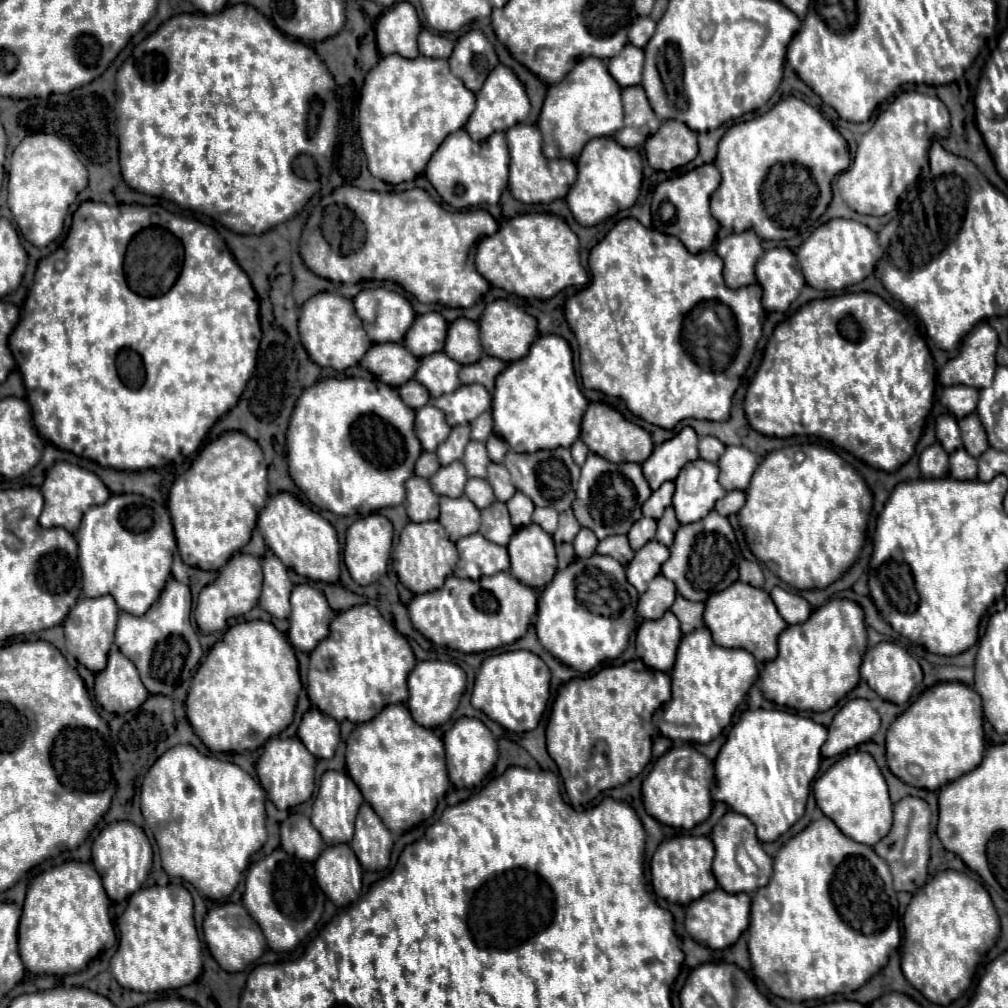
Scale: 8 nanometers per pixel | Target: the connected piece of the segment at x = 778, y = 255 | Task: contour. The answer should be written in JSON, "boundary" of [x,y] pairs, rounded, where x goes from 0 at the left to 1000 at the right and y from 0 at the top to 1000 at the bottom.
{"boundary":[[[781,245],[759,249],[751,259],[749,273],[757,285],[757,305],[761,309],[779,311],[799,283],[791,255]]]}

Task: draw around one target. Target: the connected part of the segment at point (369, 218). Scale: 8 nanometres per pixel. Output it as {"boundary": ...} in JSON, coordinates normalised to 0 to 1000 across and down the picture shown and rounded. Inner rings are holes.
{"boundary":[[[340,184],[340,186],[336,186],[336,188],[332,188],[329,192],[330,196],[327,195],[324,198],[324,204],[328,197],[334,203],[341,203],[346,206],[352,213],[356,219],[360,219],[360,223],[362,223],[362,229],[364,229],[364,239],[362,239],[362,243],[349,252],[340,252],[334,251],[334,249],[330,249],[328,247],[328,243],[326,243],[326,247],[324,248],[324,257],[320,259],[320,263],[318,263],[318,275],[322,275],[322,277],[326,277],[326,279],[334,279],[334,281],[354,281],[356,277],[376,277],[376,279],[392,279],[392,281],[396,281],[402,289],[406,289],[410,295],[414,295],[418,301],[438,301],[438,303],[443,303],[443,305],[469,305],[471,301],[473,301],[473,297],[475,295],[479,295],[483,289],[485,289],[485,281],[483,281],[483,277],[481,275],[477,275],[475,271],[473,271],[473,267],[471,267],[471,243],[473,243],[473,237],[475,235],[483,235],[489,233],[491,229],[493,229],[493,219],[481,209],[481,207],[465,207],[465,209],[441,209],[422,188],[408,188],[408,189],[389,189],[389,190],[374,190],[374,189],[360,189],[360,188],[356,188],[356,186],[348,186],[348,184]]]}

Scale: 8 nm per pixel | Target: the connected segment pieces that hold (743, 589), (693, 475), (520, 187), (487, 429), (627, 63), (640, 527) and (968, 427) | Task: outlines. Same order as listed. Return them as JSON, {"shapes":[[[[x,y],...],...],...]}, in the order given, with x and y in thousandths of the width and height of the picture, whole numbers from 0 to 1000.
{"shapes":[[[[735,576],[715,586],[715,590],[707,590],[707,594],[699,598],[697,614],[711,640],[741,644],[751,656],[767,656],[771,652],[771,632],[781,622],[763,588]]],[[[691,455],[682,459],[670,475],[668,505],[674,519],[689,519],[697,515],[721,487],[713,481],[709,459]]],[[[513,124],[507,126],[503,132],[503,144],[505,144],[505,154],[507,154],[507,162],[505,162],[505,188],[507,193],[517,199],[517,201],[547,201],[553,197],[561,197],[564,186],[570,182],[572,178],[572,168],[568,164],[568,160],[564,158],[541,158],[539,150],[537,150],[537,132],[531,124]]],[[[481,408],[467,420],[467,436],[483,438],[487,430],[489,430],[489,414],[487,414],[487,408]]],[[[626,43],[612,55],[612,59],[606,59],[602,63],[604,72],[614,82],[614,86],[626,86],[634,84],[638,76],[638,49],[628,47]]],[[[638,513],[632,519],[628,519],[628,523],[622,529],[624,541],[628,543],[628,547],[634,547],[642,537],[650,535],[650,527],[652,527],[652,517],[650,515]]],[[[969,410],[959,412],[957,416],[953,416],[951,418],[951,426],[953,426],[955,443],[957,443],[957,447],[961,447],[961,451],[971,453],[973,449],[979,447],[979,443],[981,443],[979,430],[977,430],[977,424],[973,422]]]]}

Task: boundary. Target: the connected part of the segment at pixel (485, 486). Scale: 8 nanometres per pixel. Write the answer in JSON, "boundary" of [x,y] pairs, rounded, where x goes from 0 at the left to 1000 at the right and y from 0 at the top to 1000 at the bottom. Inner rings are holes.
{"boundary":[[[465,475],[461,481],[461,491],[469,497],[473,505],[481,505],[491,497],[489,485],[481,475]]]}

